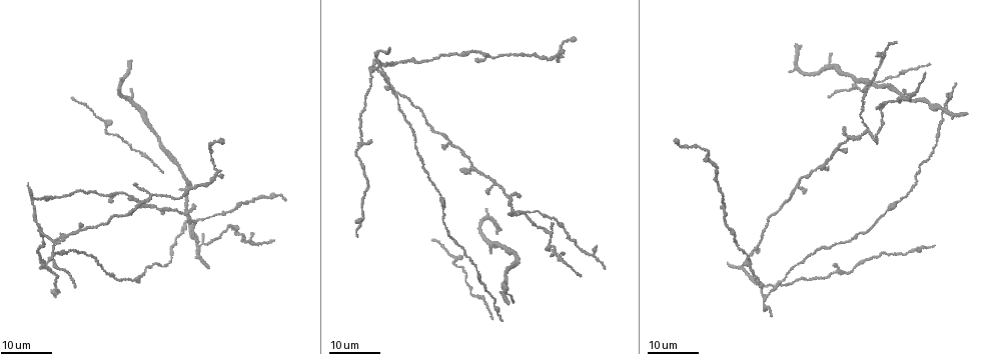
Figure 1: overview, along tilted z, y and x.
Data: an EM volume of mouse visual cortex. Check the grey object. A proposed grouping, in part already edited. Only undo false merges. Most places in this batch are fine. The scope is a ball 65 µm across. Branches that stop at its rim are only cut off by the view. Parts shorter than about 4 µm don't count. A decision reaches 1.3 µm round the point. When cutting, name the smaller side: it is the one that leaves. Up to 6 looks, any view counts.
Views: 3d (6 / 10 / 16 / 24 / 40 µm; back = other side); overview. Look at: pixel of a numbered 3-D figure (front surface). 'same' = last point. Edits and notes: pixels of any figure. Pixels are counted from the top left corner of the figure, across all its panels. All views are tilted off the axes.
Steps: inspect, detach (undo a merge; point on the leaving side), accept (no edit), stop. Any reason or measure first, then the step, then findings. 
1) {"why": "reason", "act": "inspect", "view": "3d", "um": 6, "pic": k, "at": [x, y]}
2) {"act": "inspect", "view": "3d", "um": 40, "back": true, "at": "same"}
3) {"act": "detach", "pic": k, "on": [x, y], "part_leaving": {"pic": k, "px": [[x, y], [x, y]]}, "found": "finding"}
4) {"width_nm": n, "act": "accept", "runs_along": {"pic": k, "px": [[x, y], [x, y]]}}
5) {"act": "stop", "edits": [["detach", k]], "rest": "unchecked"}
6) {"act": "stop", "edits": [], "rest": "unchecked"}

{"why": "three-way junction", "act": "inspect", "view": "3d", "um": 24, "pic": 1, "at": [516, 214]}

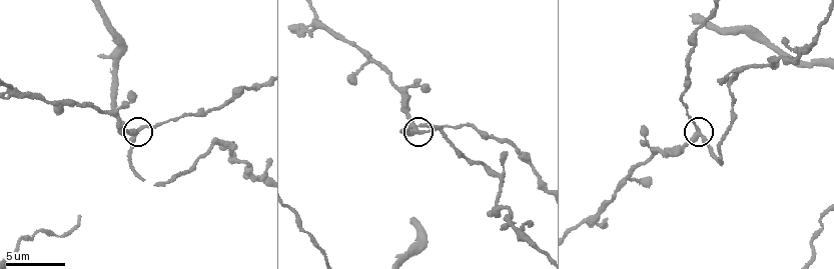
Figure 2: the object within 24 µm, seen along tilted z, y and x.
{"act": "inspect", "view": "3d", "um": 6, "pic": 2, "at": [418, 132]}

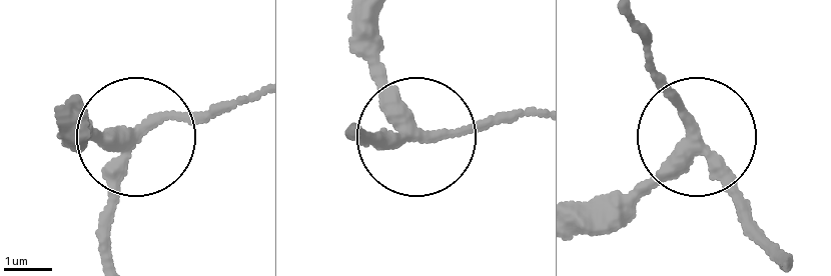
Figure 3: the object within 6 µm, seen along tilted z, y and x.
{"arms": 3, "act": "accept", "runs_along": {"pic": 3, "px": [[71, 97], [100, 142], [257, 103]]}, "found": "continuous, no second cell"}

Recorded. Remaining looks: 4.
{"why": "three-way junction", "act": "inspect", "view": "3d", "um": 10, "pic": 2, "at": [740, 68]}

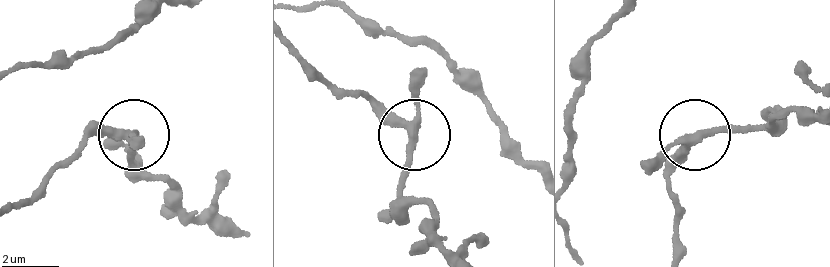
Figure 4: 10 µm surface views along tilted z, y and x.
{"act": "accept", "runs_along": {"pic": 4, "px": [[295, 53], [411, 132], [403, 212]]}, "found": "all the same cell"}

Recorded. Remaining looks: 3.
{"act": "inspect", "view": "3d", "um": 24, "pic": 1, "at": [215, 172]}

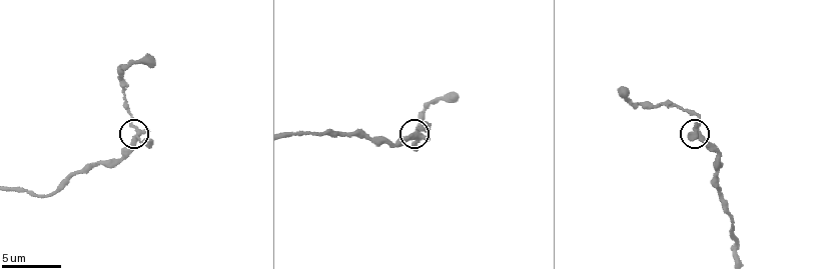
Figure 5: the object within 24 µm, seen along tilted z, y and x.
{"act": "inspect", "view": "3d", "um": 6, "pic": 5, "at": [137, 131]}

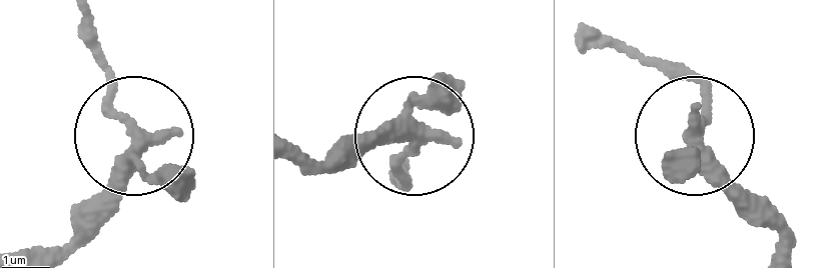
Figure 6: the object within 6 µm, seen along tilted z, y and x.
{"width_nm": 290, "act": "accept", "runs_along": {"pic": 6, "px": [[49, 253], [83, 227], [129, 130], [96, 53]]}, "found": "one cell here"}

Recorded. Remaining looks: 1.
{"act": "stop", "edits": [], "rest": "unchecked"}

